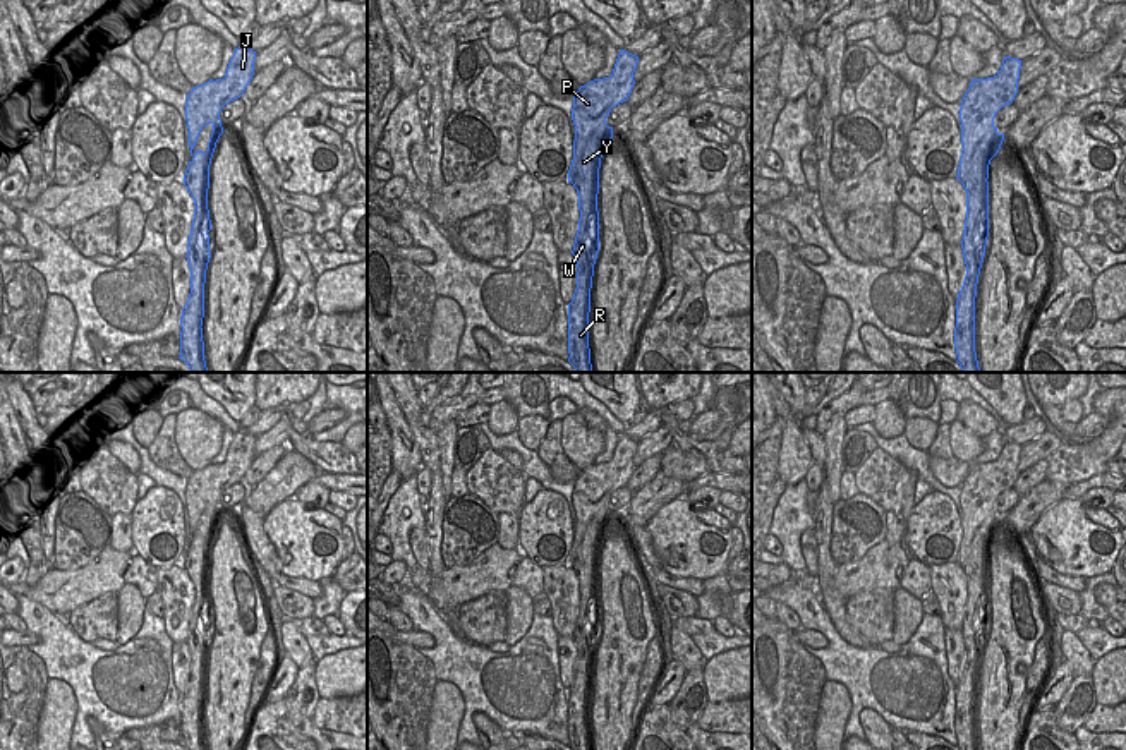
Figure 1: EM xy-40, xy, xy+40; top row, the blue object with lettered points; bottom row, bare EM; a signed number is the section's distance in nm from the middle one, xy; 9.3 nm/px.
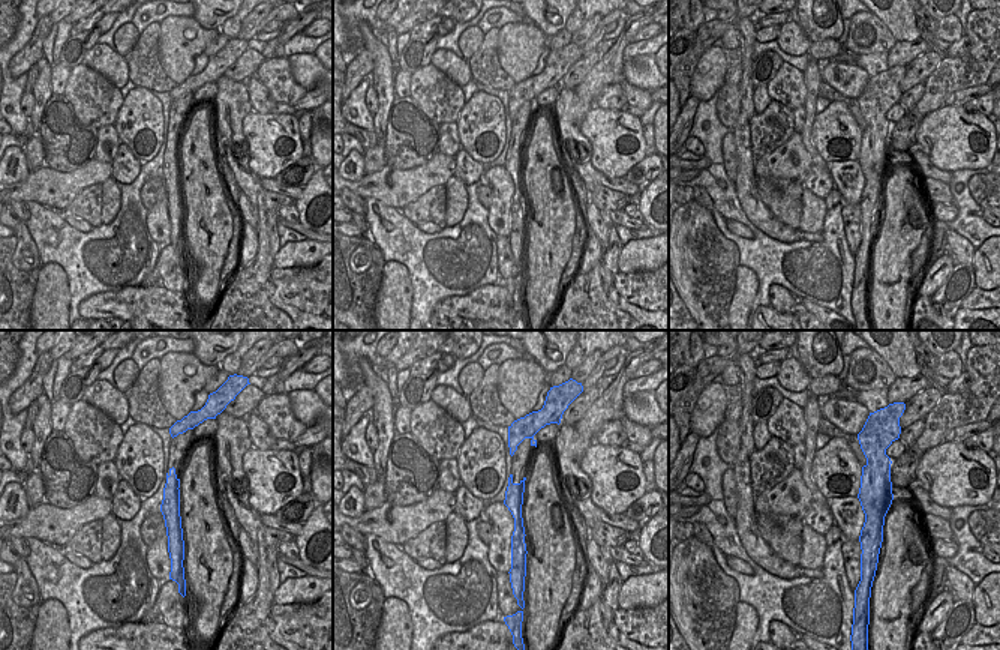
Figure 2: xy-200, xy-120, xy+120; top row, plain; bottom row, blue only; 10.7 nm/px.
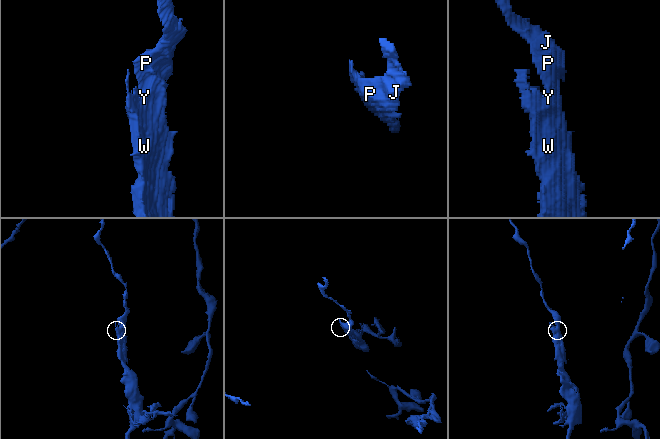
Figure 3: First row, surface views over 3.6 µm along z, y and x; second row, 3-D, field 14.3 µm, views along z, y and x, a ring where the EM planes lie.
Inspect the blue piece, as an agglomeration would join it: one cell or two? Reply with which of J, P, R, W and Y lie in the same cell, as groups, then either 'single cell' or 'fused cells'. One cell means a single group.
groups J P / R W Y; fused cells

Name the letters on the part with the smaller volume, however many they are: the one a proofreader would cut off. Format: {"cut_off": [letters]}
{"cut_off": ["J", "P"]}

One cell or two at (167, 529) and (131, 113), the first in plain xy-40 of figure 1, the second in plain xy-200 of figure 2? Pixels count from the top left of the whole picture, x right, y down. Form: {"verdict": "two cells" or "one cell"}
{"verdict": "one cell"}

